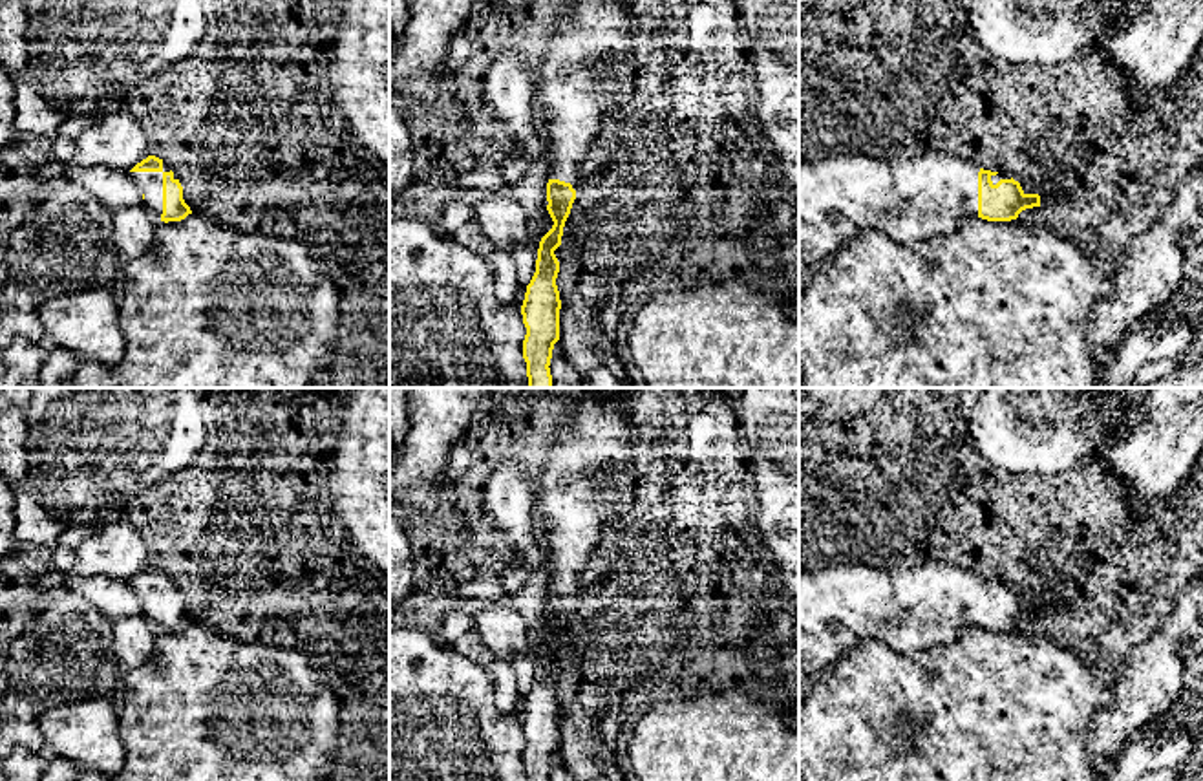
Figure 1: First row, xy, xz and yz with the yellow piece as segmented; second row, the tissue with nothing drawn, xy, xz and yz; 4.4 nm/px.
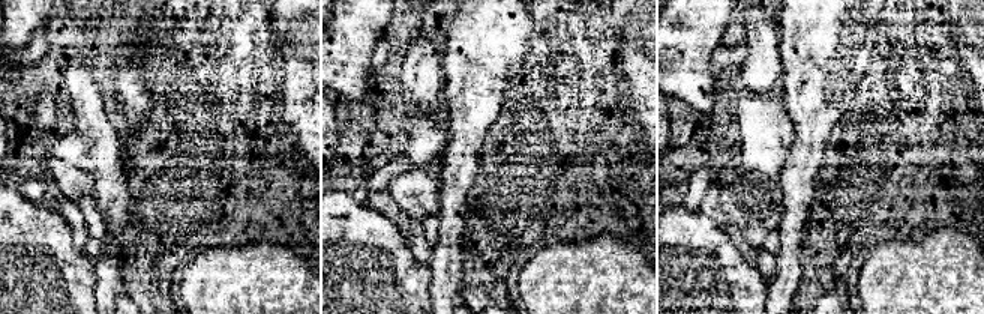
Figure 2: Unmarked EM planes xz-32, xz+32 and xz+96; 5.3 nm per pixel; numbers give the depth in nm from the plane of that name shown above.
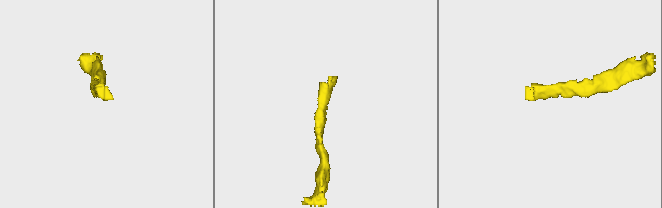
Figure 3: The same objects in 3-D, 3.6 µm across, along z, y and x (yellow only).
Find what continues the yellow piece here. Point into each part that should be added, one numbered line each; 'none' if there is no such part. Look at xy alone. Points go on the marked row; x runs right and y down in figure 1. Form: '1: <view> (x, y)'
1: xy (150, 183)

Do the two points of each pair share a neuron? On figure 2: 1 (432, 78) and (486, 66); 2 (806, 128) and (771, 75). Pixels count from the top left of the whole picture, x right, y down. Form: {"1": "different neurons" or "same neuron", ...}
{"1": "different neurons", "2": "different neurons"}

